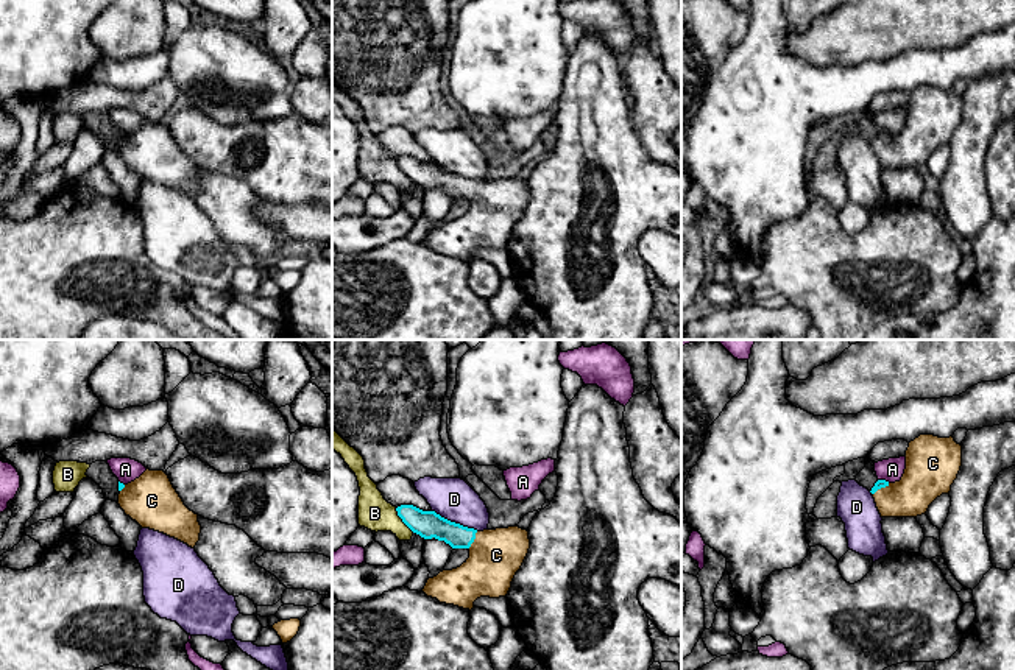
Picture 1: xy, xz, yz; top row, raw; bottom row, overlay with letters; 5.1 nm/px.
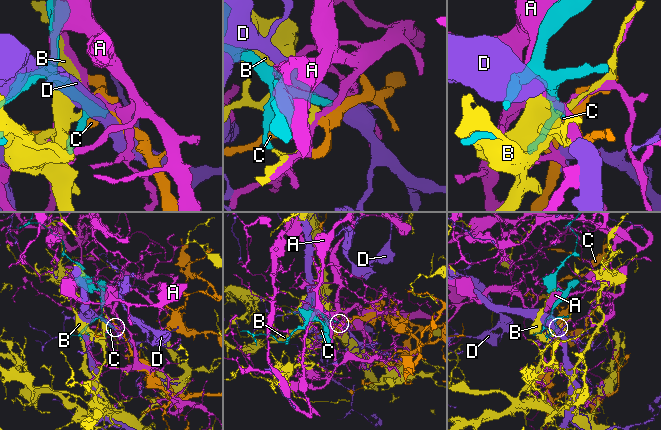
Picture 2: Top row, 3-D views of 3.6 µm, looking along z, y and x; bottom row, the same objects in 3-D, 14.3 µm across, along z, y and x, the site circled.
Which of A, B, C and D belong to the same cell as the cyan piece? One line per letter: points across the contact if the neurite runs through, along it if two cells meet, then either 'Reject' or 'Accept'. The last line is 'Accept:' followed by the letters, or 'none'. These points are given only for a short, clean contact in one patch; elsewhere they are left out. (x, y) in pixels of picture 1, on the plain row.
A: Reject
B: Reject
C: Path across: xz (427, 175), (473, 192), (496, 206). Accept
D: Reject
Accept: C

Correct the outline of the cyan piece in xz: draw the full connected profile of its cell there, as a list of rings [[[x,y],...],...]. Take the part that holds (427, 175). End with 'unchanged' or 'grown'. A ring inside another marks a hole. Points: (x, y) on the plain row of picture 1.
[[[401,156],[396,162],[421,189],[469,201],[469,209],[460,218],[427,231],[423,240],[427,248],[471,262],[480,248],[499,249],[508,245],[530,199],[527,181],[515,176],[477,182],[413,156]]]; grown

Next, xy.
[[[147,120],[134,132],[118,132],[118,156],[142,179],[175,189],[189,198],[200,192],[198,165],[190,162],[164,122]]]; grown

